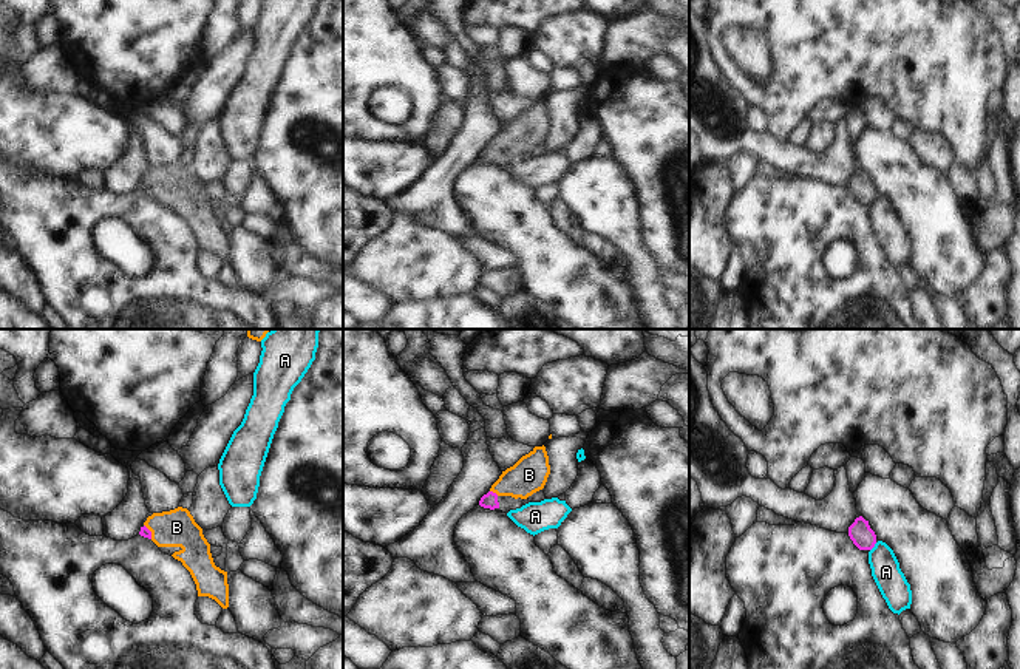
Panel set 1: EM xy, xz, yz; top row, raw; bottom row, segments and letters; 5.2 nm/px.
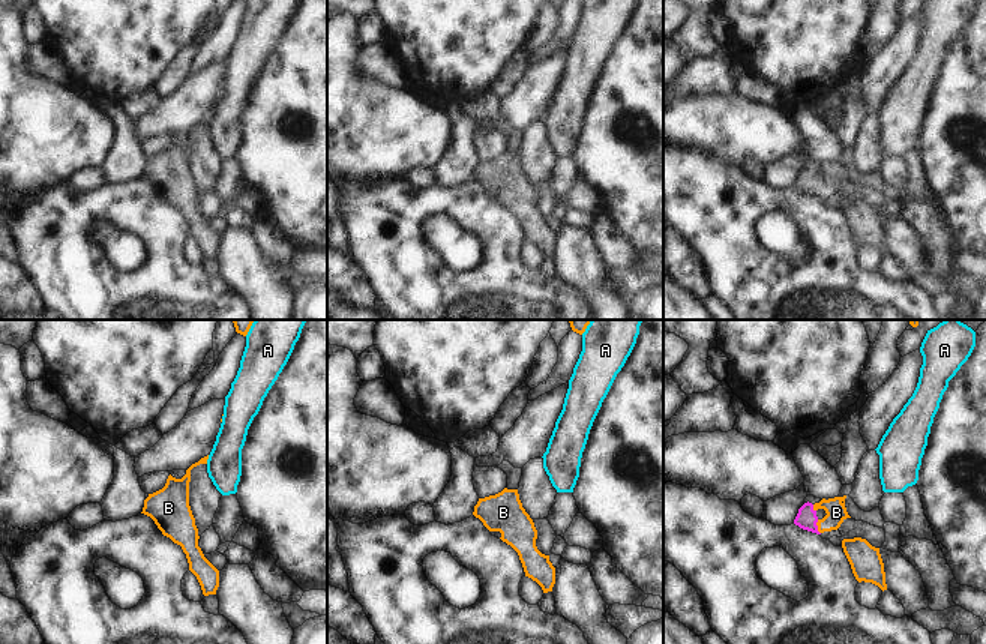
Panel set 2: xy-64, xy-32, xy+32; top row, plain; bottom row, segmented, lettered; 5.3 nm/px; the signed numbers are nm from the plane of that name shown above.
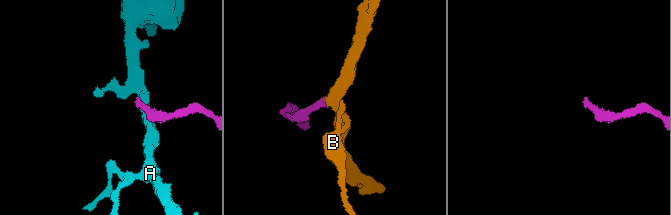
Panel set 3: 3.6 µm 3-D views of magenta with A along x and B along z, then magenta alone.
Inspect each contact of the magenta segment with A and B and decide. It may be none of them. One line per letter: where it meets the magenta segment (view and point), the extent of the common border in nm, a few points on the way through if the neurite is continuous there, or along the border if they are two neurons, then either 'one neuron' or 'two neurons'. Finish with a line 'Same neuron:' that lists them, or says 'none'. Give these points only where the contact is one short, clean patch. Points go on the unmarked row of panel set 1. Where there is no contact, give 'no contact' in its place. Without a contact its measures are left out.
A: contact yz (873, 200); length 60 nm; two neurons
B: contact xz (495, 147); length 50 nm; way xz (490, 153), (495, 147), (529, 129); one neuron
Same neuron: B

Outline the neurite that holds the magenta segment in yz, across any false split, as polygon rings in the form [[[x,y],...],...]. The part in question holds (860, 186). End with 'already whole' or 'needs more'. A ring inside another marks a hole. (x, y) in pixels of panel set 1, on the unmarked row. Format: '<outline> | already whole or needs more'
[[[862,170],[848,181],[848,190],[859,204],[872,204],[876,198],[876,188]]] | already whole

